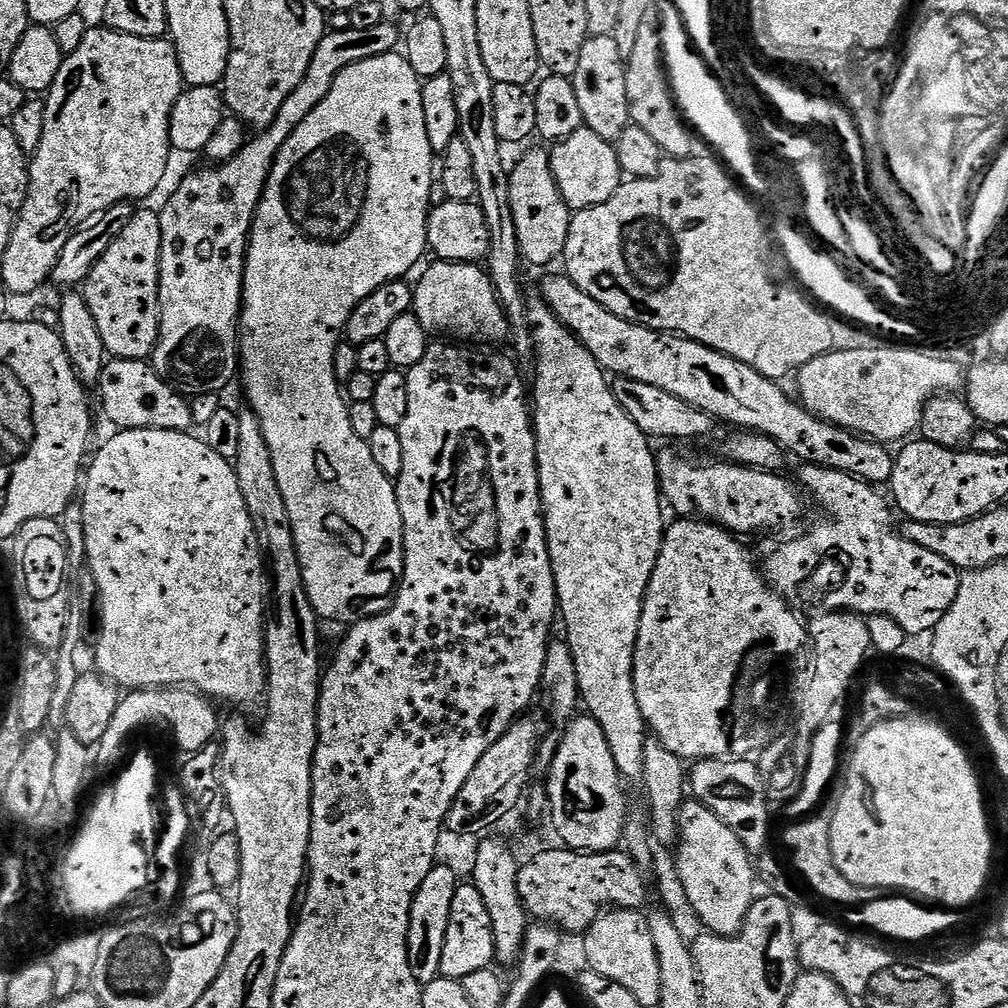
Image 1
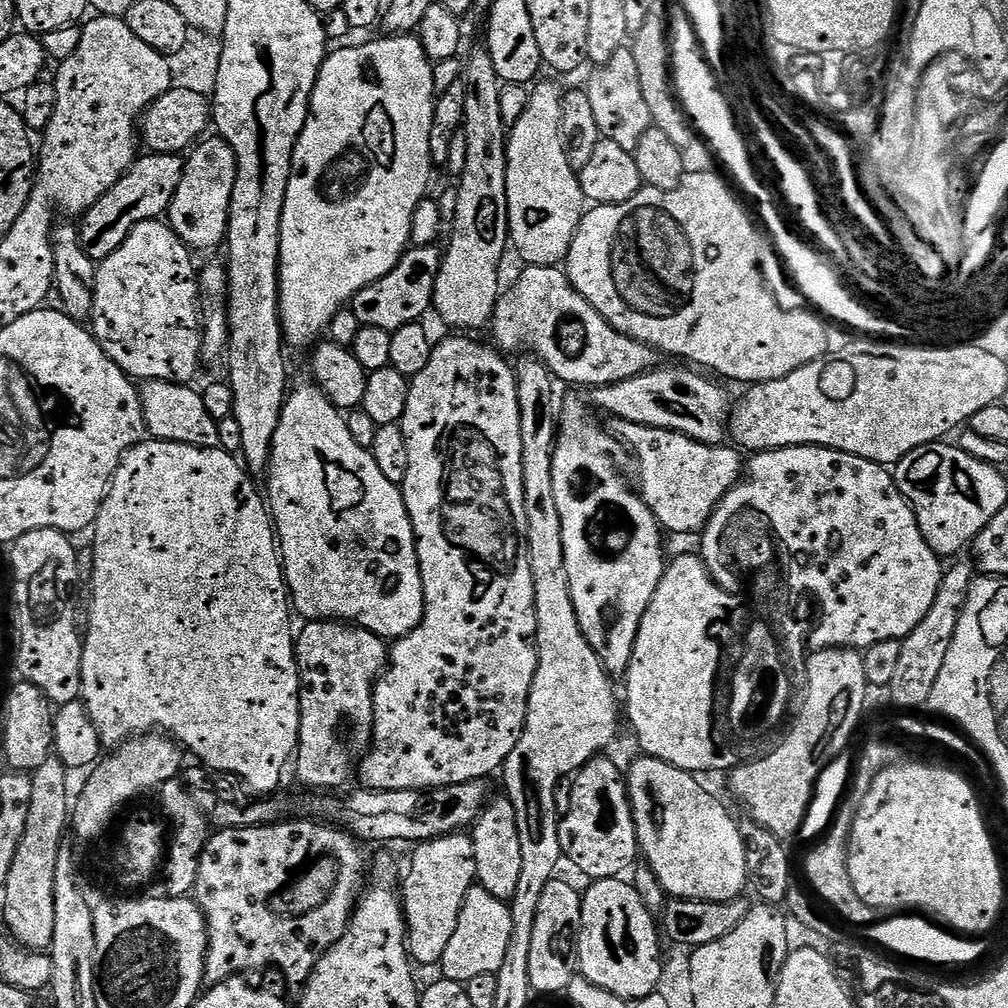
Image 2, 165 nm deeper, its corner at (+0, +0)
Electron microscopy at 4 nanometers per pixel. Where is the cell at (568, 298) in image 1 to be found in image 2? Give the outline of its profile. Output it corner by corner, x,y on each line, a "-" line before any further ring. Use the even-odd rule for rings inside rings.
537,264
523,270
516,285
497,300
496,311
492,313
491,339
501,353
523,350
539,358
557,381
588,384
589,389
622,382
657,367
656,349
610,326
610,322
606,322
606,318
602,318
602,314
598,314
598,310
594,310
594,306
569,284
567,271

